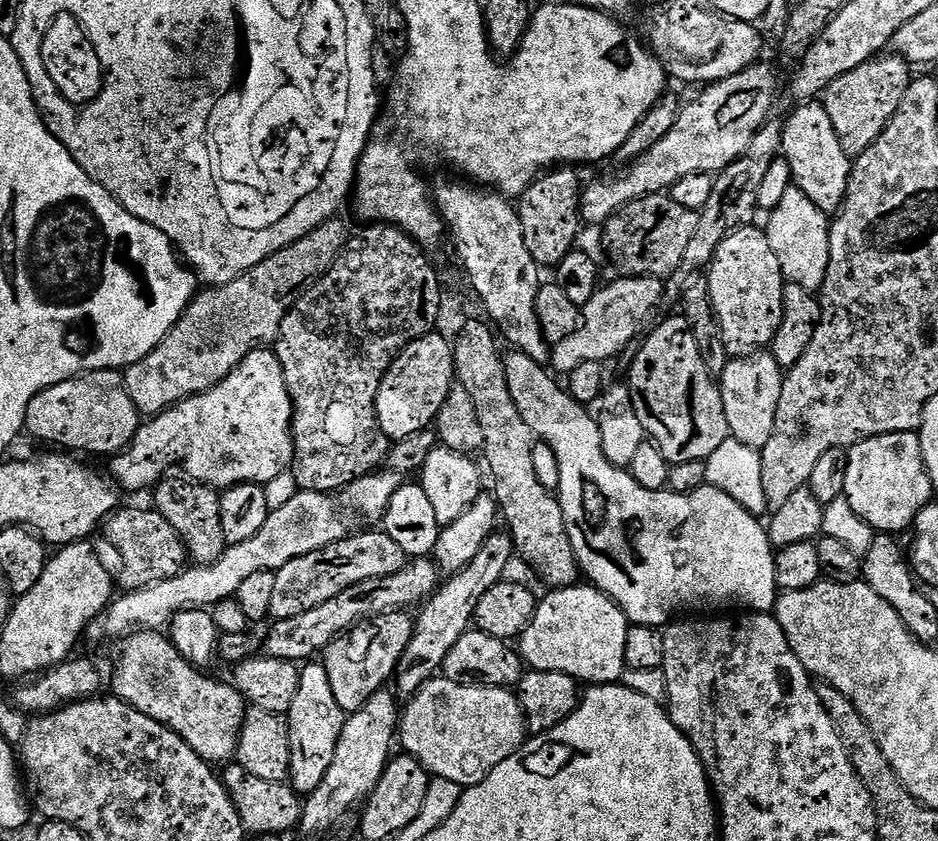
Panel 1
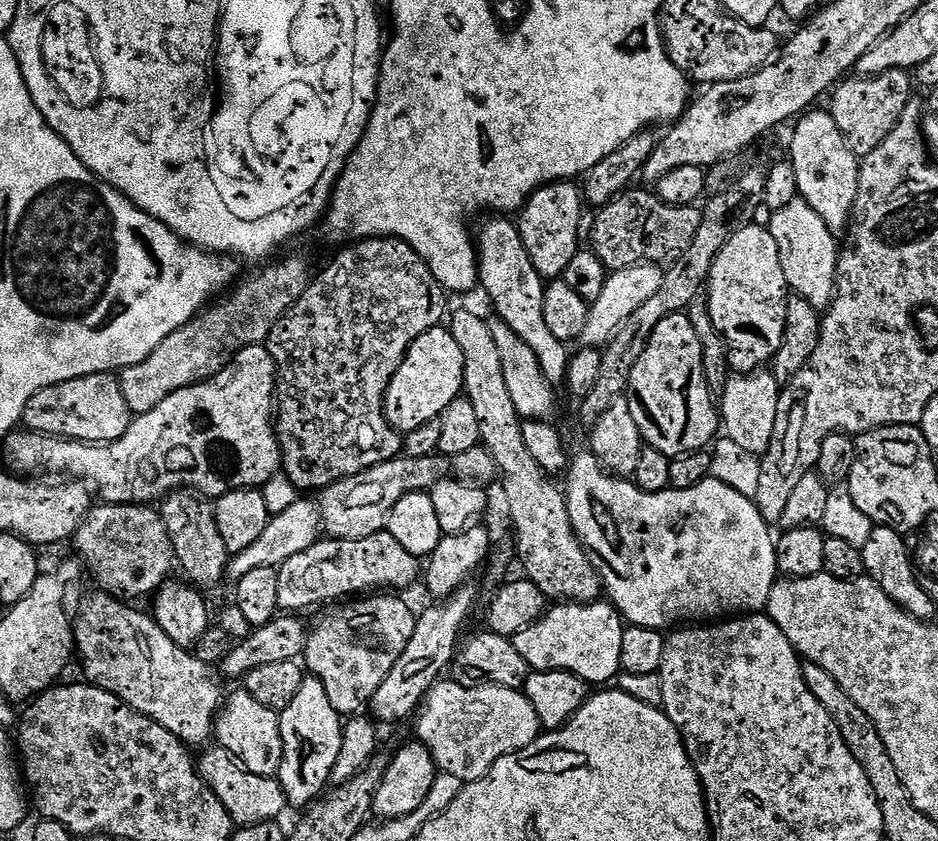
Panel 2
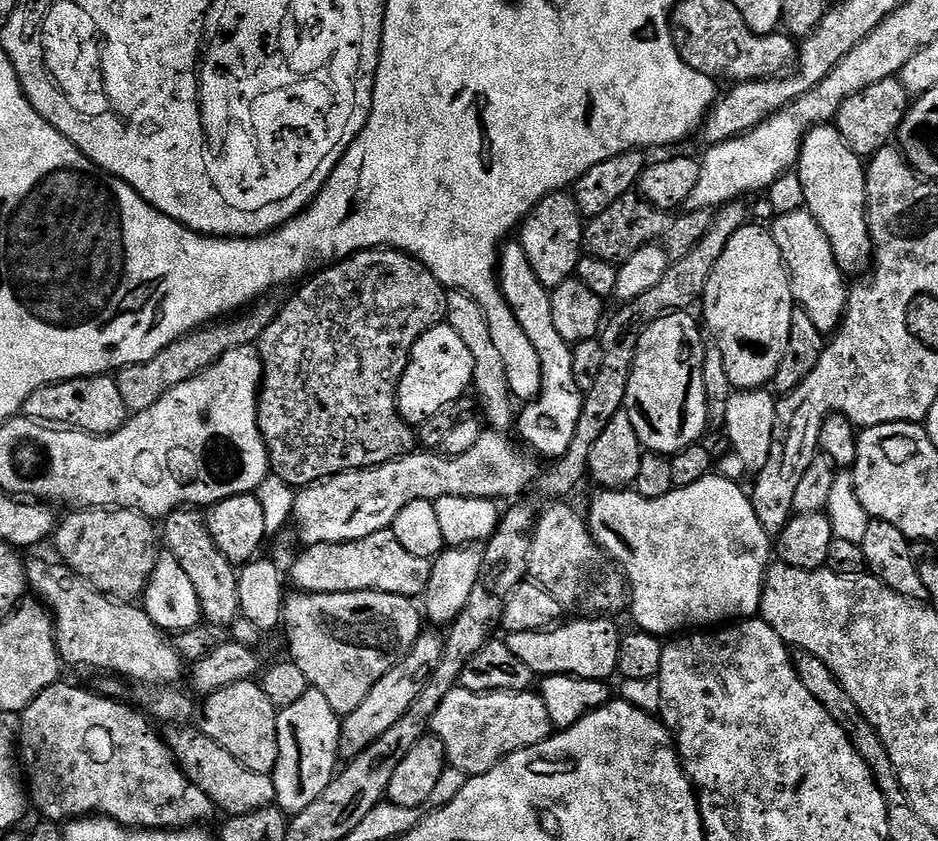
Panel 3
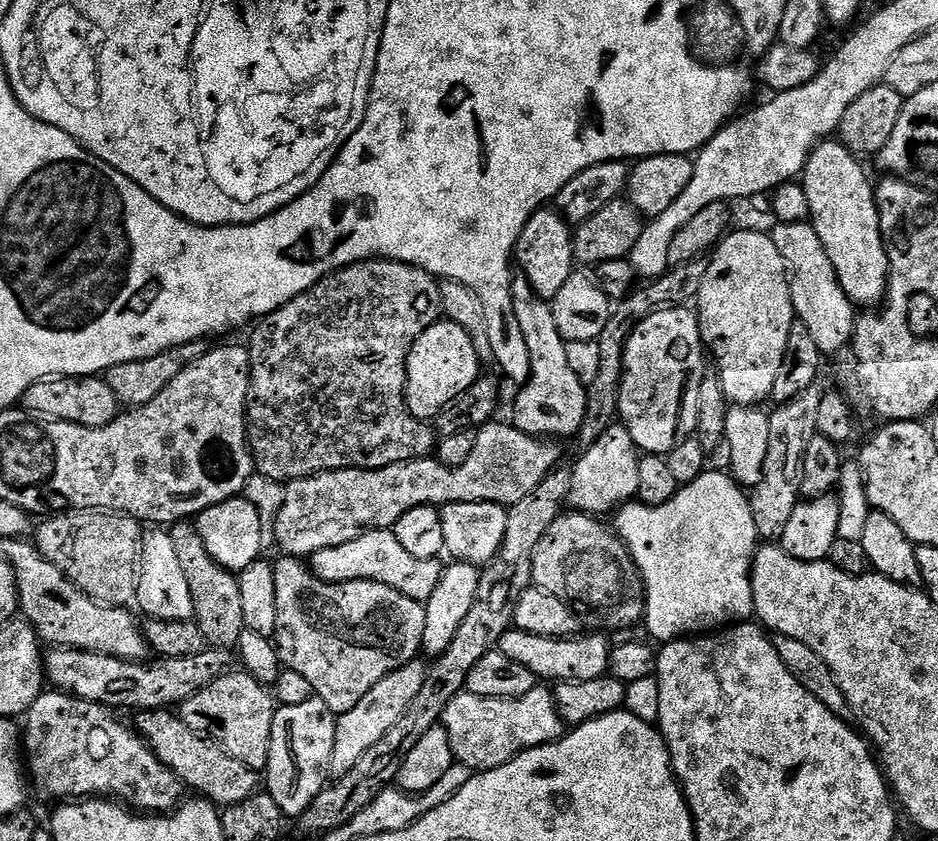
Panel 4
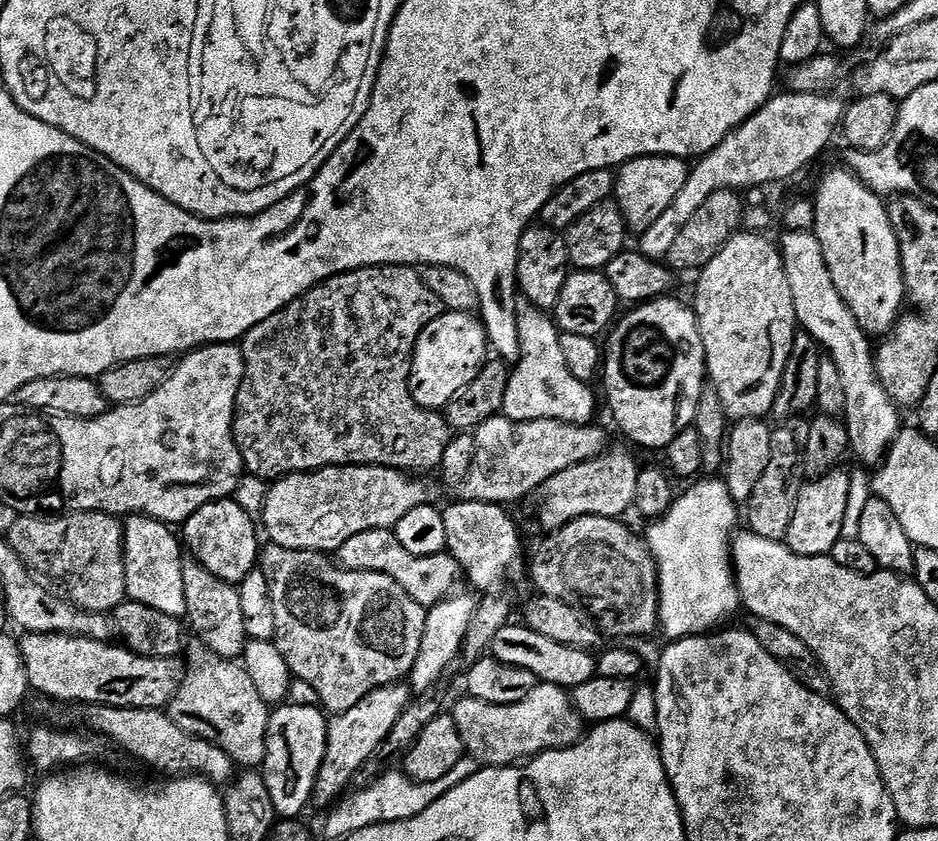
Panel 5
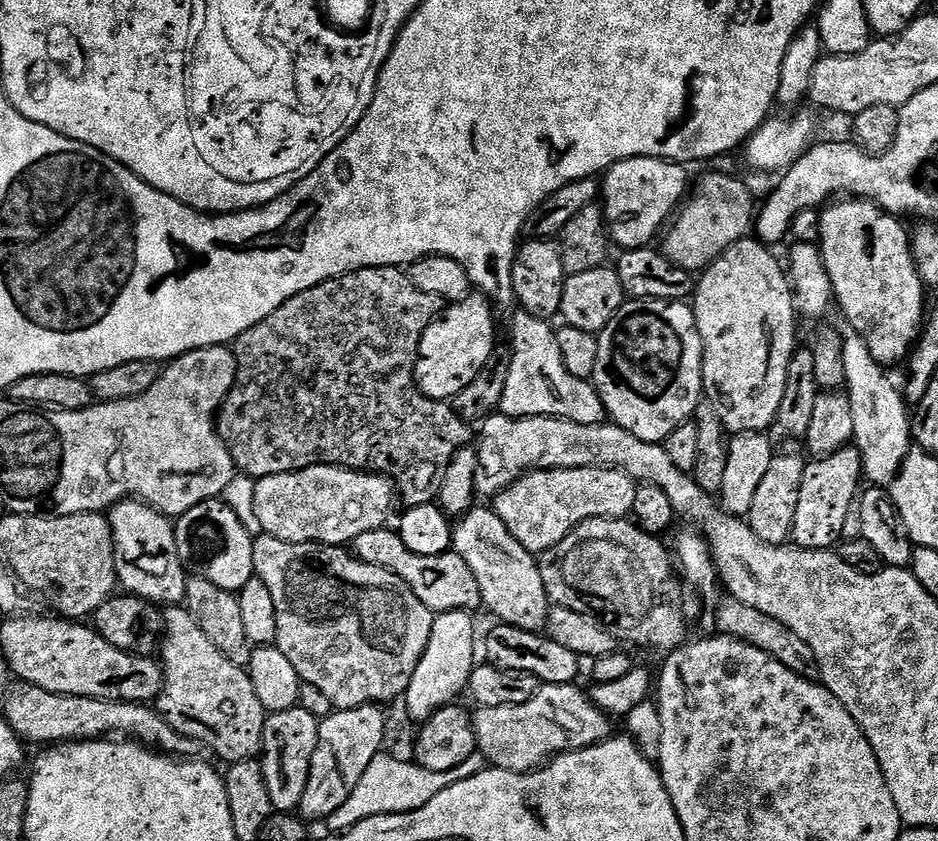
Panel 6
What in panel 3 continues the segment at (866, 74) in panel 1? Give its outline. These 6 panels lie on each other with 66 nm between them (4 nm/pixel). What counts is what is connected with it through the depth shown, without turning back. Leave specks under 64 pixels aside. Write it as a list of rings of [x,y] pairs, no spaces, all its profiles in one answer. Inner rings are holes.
[[[898,78],[874,82],[858,94],[850,94],[836,115],[834,126],[842,134],[846,146],[861,158],[871,158],[893,143],[910,107],[910,97],[906,86]]]

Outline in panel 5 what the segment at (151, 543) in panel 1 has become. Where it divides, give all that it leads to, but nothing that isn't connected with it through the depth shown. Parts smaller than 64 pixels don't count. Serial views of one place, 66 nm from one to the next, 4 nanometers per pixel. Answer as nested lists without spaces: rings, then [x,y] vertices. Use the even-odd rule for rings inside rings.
[[[65,512],[39,516],[20,514],[15,519],[6,535],[18,558],[22,558],[33,573],[49,576],[44,577],[49,581],[57,580],[67,599],[77,608],[83,612],[112,614],[124,603],[128,595],[124,526],[117,517],[109,512]]]

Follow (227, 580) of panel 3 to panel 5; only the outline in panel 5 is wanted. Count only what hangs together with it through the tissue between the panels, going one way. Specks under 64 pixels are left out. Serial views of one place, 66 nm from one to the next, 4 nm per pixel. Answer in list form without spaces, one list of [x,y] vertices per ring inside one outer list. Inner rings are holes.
[[[188,562],[182,574],[182,590],[186,594],[186,620],[196,631],[195,639],[208,647],[215,656],[223,660],[239,661],[249,638],[246,634],[246,621],[242,618],[242,598],[235,584],[228,584],[222,578],[210,574],[201,564]]]

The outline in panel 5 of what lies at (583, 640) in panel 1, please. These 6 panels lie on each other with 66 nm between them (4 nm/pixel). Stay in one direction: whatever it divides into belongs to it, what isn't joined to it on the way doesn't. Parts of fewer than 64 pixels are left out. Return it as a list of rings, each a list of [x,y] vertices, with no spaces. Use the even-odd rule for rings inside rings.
[[[509,622],[505,628],[498,630],[490,655],[498,662],[506,662],[506,666],[522,666],[522,670],[530,670],[536,675],[537,681],[559,684],[565,690],[582,686],[582,682],[597,675],[597,657],[592,652],[583,652],[574,646],[562,646],[550,638],[542,638],[542,634],[534,634],[534,630],[520,622]]]

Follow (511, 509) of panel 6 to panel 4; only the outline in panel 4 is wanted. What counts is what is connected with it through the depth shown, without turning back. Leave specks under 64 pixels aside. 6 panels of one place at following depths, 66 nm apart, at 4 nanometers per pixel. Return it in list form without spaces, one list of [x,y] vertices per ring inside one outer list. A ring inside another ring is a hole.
[[[623,422],[610,425],[606,434],[598,438],[598,442],[594,442],[579,454],[580,461],[571,465],[572,477],[567,499],[567,503],[572,504],[571,507],[575,511],[585,514],[601,514],[600,512],[608,511],[611,513],[636,496],[641,453]]]

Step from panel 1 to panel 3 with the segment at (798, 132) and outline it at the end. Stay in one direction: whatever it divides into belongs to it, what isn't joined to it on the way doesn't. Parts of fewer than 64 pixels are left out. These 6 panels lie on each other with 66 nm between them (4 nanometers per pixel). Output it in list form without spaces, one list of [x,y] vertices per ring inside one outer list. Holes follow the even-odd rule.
[[[820,124],[811,128],[800,143],[798,171],[802,178],[802,194],[804,208],[822,226],[822,234],[830,238],[830,250],[834,250],[834,258],[840,269],[849,277],[859,277],[869,271],[872,262],[872,239],[868,233],[868,203],[866,202],[866,171],[865,161],[842,138],[842,134],[832,124]]]

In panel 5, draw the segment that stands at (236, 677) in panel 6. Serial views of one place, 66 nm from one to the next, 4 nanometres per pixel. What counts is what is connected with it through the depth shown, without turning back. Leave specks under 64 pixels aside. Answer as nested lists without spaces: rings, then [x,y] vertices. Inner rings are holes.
[[[192,642],[186,648],[186,667],[184,670],[184,680],[178,686],[174,698],[166,709],[168,717],[182,730],[194,734],[198,738],[206,738],[214,742],[230,758],[244,770],[256,770],[263,765],[266,758],[266,738],[268,737],[268,718],[270,715],[270,705],[258,694],[258,689],[254,687],[254,682],[250,682],[250,674],[246,674],[243,663],[234,660],[223,660],[220,656],[215,656],[206,645],[199,642]]]

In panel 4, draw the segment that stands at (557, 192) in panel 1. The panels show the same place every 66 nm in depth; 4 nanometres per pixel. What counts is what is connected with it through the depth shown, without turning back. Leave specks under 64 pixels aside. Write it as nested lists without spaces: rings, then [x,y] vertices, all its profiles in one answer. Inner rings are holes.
[[[545,206],[537,210],[526,222],[516,243],[515,263],[521,275],[527,278],[530,286],[542,299],[551,301],[562,290],[562,286],[572,277],[576,255],[572,245],[573,225],[564,219],[555,207]]]

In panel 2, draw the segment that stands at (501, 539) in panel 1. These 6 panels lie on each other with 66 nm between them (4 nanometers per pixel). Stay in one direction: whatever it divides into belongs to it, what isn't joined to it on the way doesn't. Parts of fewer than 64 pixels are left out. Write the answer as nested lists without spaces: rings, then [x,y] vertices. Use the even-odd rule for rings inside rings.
[[[466,582],[452,596],[433,603],[433,608],[417,615],[414,634],[406,645],[406,650],[402,650],[402,658],[394,662],[394,670],[386,674],[386,682],[378,686],[372,699],[370,712],[373,712],[371,715],[377,721],[385,720],[392,724],[395,720],[406,719],[408,715],[411,717],[419,709],[428,691],[449,671],[452,661],[456,659],[458,645],[462,640],[460,631],[463,630],[475,604],[476,588],[472,582]]]

